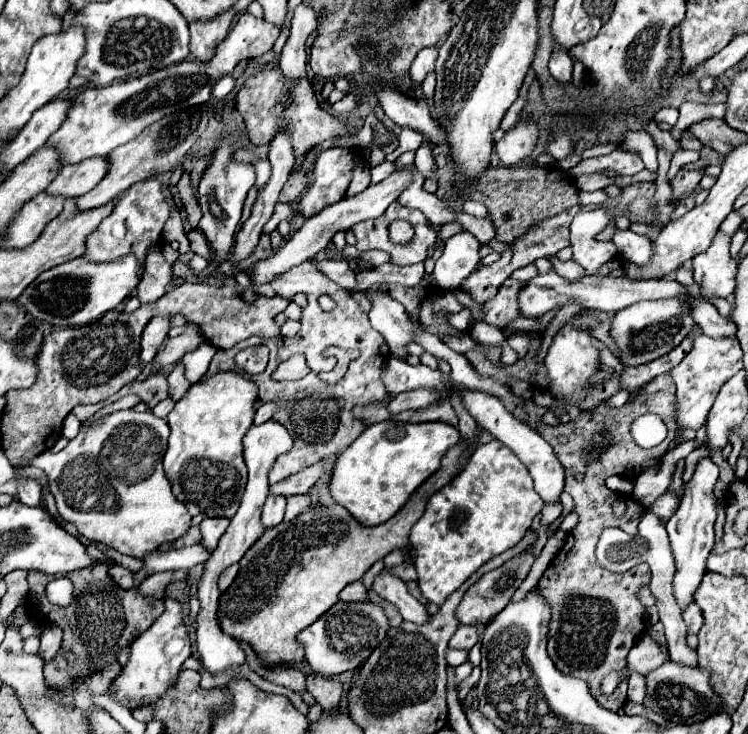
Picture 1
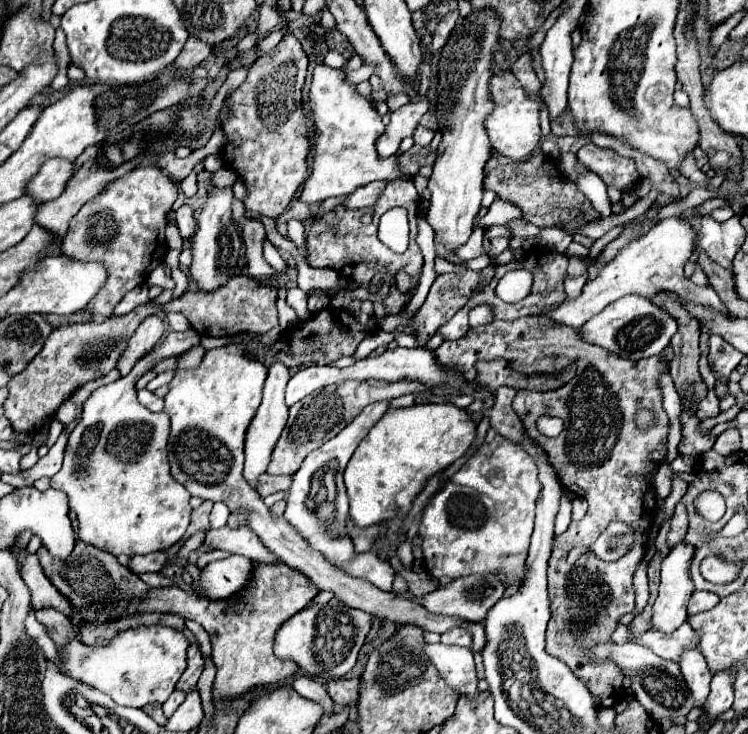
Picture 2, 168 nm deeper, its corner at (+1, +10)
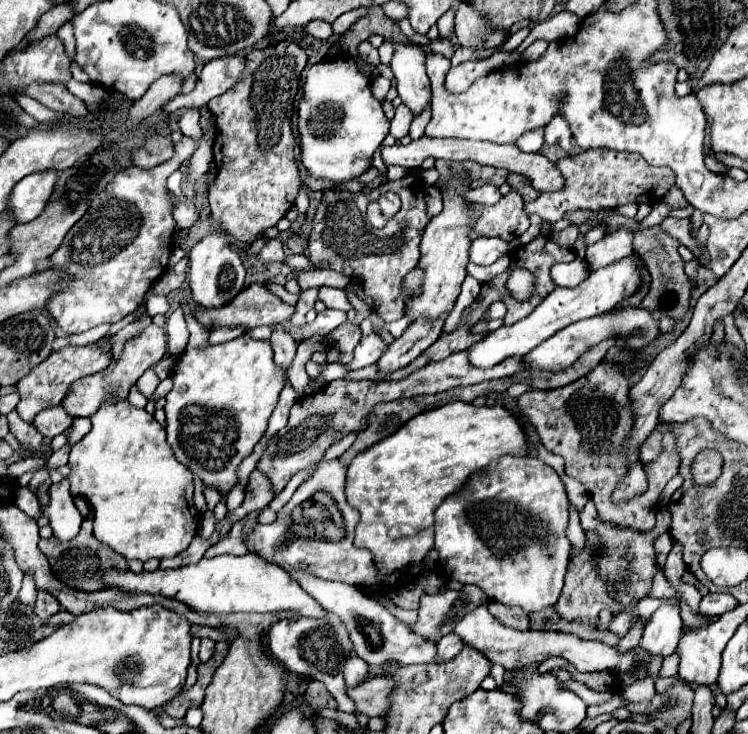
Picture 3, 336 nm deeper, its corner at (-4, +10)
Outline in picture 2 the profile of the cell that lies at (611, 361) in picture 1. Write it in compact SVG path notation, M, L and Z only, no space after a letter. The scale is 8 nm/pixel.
M696 209L684 211L680 215L668 217L668 219L660 219L644 237L640 237L638 241L626 245L602 271L594 281L588 281L582 289L582 295L578 299L566 299L562 305L554 307L552 311L544 313L550 321L556 323L564 323L570 325L574 329L580 329L592 315L600 313L606 305L610 305L612 301L624 297L624 295L644 295L644 297L652 297L654 293L662 291L676 291L682 297L700 303L700 305L708 305L716 311L728 313L728 309L724 307L724 303L720 301L720 297L716 295L716 291L712 287L698 287L694 285L690 279L684 277L682 269L686 265L686 261L690 259L690 255L694 253L694 247L698 243L698 235L700 235L700 225L698 225L698 215Z

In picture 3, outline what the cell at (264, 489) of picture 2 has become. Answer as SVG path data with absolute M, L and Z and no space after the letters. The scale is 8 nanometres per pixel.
M253 471L251 473L251 479L249 479L249 485L245 489L245 501L239 509L233 509L227 513L225 521L229 523L235 523L239 519L243 519L245 515L249 515L251 511L261 511L263 507L269 505L269 501L273 499L273 491L271 491L271 485L269 481L265 479L265 475L261 471Z

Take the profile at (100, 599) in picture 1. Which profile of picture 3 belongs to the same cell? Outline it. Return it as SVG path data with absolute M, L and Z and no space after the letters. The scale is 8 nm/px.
M91 519L83 521L79 535L73 537L71 541L59 543L55 537L49 537L49 539L39 541L39 549L49 559L53 575L59 581L63 581L65 585L69 585L73 589L79 589L79 591L99 591L99 589L103 589L99 579L105 573L105 569L109 569L109 567L115 567L115 569L121 569L121 571L127 569L125 557L121 557L119 553L115 553L107 545L101 545L101 541L97 541L93 537L93 521Z

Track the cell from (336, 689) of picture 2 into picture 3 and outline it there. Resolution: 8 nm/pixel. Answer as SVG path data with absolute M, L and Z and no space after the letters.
M371 677L355 689L349 689L349 697L355 701L357 711L367 717L385 717L391 709L391 693L395 687L395 681L389 677Z

